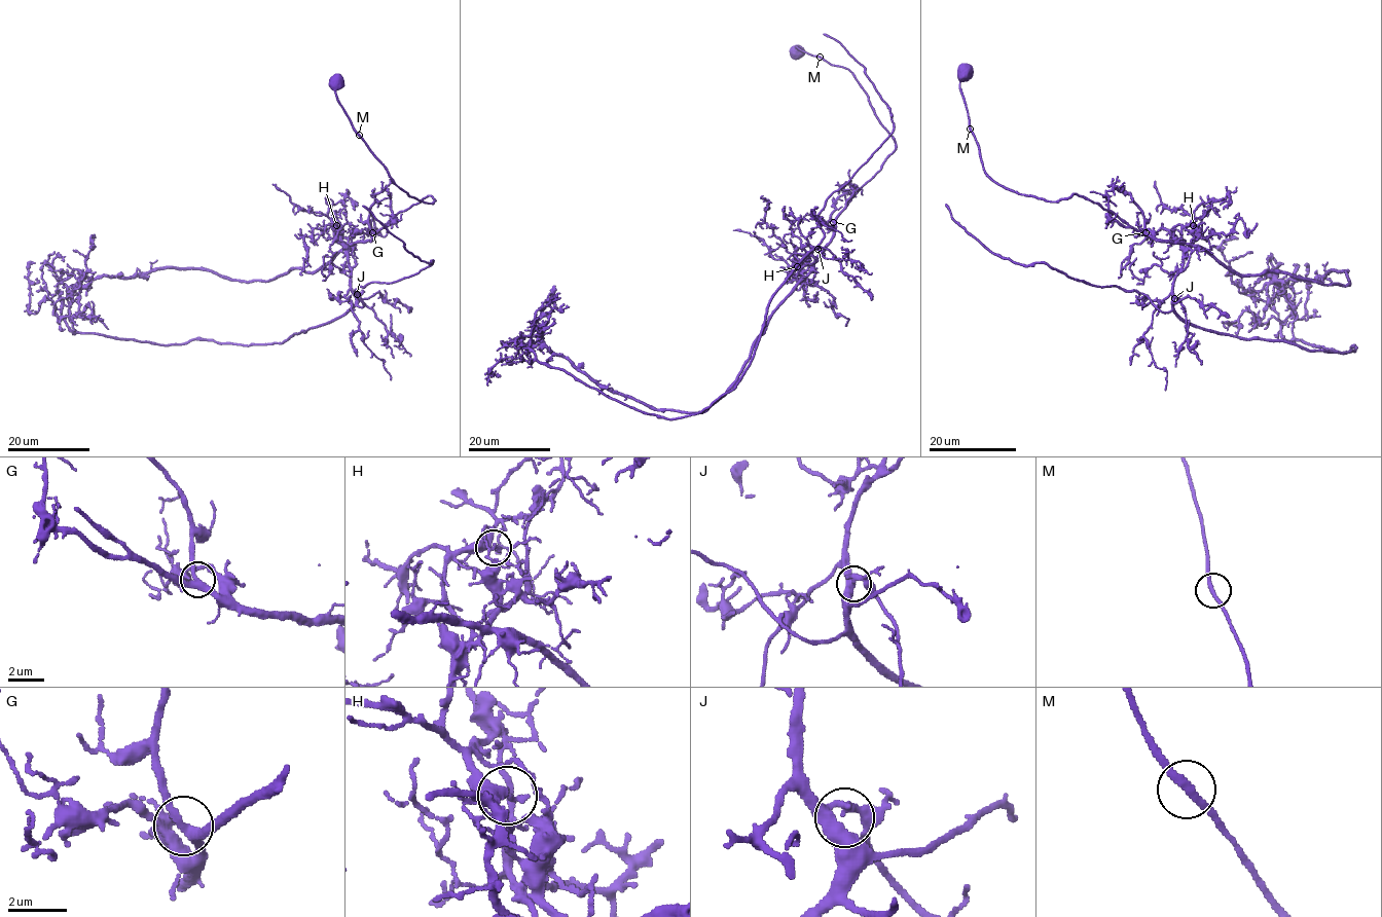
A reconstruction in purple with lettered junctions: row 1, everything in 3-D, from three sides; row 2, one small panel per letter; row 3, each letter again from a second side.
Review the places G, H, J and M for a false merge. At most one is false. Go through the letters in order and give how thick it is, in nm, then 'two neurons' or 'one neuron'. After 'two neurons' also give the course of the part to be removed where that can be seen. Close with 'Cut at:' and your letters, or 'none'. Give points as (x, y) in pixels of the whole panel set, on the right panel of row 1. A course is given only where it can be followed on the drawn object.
G: calibre 300 nm; one neuron
H: calibre 240 nm; two neurons; course (1193, 224), (1180, 318), (1356, 349), (1287, 340), (1231, 280), (1221, 246), (1238, 237)
J: calibre 240 nm; one neuron
M: calibre 240 nm; one neuron
Cut at: H

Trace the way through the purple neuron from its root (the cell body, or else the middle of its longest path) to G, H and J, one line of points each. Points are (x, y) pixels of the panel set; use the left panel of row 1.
G: (337, 81), (339, 105), (392, 180), (411, 197), (427, 204), (435, 200), (424, 198), (372, 232)
H: (337, 81), (339, 105), (392, 180), (411, 197), (435, 200), (400, 212), (365, 242), (344, 243), (336, 225)
J: (337, 81), (339, 105), (392, 180), (411, 197), (435, 200), (424, 198), (372, 240), (349, 246), (357, 294)

